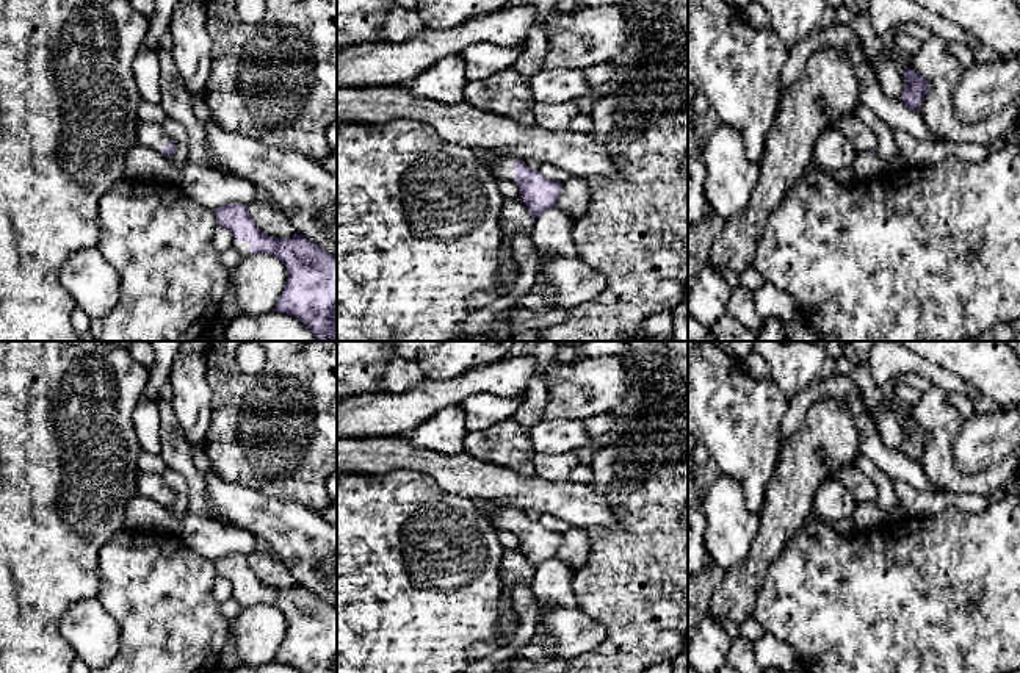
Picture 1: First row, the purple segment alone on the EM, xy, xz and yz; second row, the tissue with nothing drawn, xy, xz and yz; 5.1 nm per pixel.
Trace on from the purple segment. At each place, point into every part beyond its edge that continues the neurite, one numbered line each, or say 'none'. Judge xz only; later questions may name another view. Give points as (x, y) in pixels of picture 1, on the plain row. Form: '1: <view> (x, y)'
1: xz (503, 517)

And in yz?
1: yz (864, 490)

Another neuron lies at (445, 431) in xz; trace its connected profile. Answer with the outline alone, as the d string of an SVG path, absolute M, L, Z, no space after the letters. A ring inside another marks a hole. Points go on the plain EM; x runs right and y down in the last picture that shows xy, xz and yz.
M451 405L440 408L428 421L420 423L409 434L409 438L420 449L456 455L464 451L467 434L462 408Z

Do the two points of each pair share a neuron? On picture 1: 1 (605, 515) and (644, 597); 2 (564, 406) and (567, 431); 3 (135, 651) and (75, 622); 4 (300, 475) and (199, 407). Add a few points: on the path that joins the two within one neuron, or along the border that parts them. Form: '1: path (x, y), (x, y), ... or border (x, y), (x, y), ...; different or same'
1: border (597, 492), (618, 517), (616, 528); different
2: border (544, 418), (583, 420); different
3: border (104, 608), (118, 625), (119, 648), (116, 656); different
4: border (207, 379), (212, 388), (212, 415), (202, 445); different

